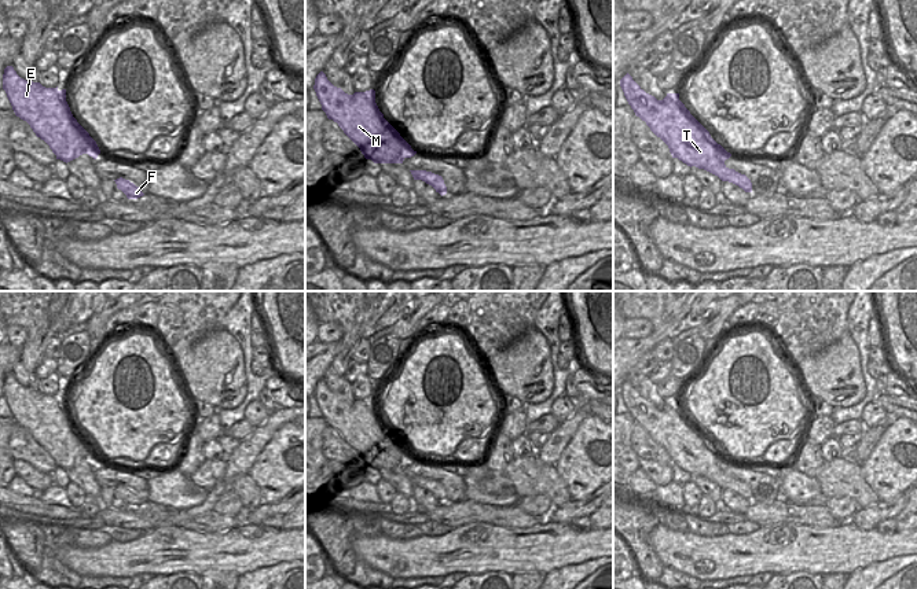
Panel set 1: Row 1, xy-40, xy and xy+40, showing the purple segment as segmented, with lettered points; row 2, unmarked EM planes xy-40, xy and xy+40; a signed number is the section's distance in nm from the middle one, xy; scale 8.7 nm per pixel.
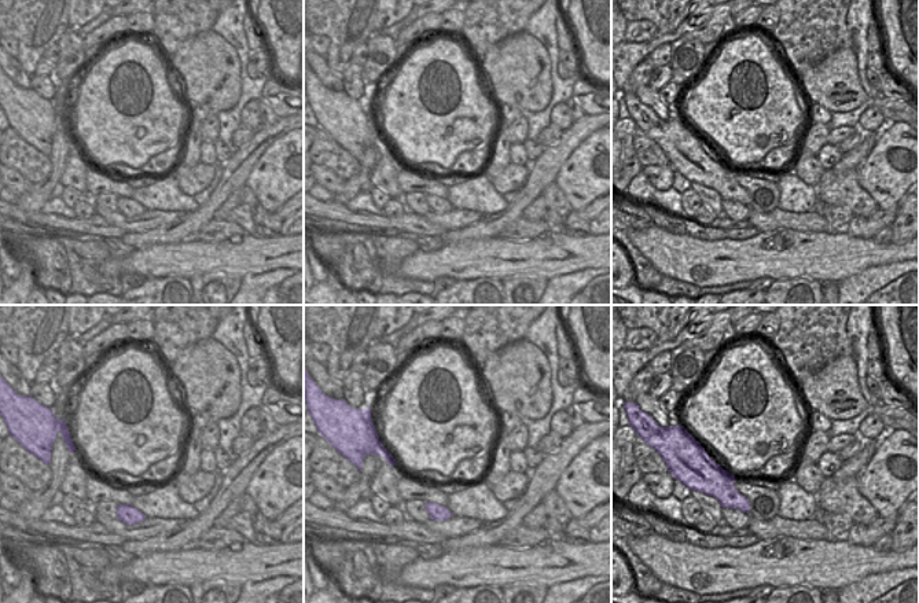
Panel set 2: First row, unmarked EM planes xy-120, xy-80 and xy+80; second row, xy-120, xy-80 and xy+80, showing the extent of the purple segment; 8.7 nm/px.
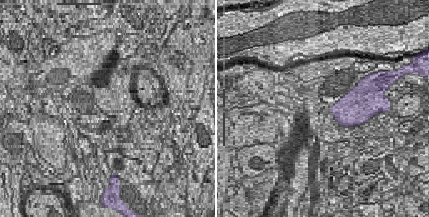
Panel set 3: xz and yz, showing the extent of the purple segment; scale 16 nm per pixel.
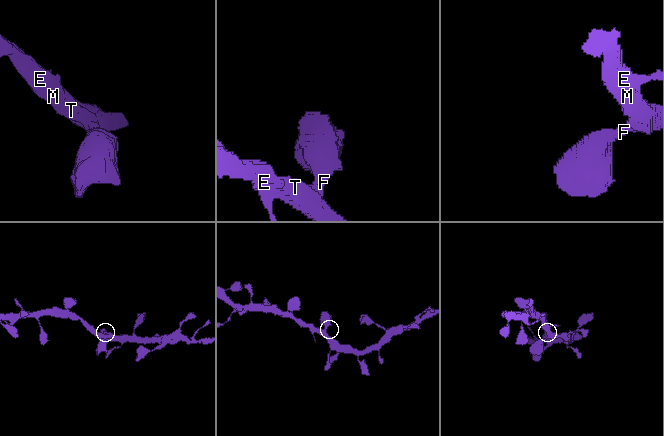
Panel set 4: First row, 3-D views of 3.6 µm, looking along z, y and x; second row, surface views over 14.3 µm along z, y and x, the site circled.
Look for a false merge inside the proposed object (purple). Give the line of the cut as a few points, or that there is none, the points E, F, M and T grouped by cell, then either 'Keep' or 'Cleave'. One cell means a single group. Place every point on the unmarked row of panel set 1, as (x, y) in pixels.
No split. Groups: E F M T. Keep.

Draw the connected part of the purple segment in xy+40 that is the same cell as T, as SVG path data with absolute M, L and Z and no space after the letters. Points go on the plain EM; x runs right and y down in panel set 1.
M628 380L620 387L620 394L635 423L668 453L672 465L678 465L690 475L704 476L722 489L738 493L745 500L752 500L751 487L725 472L731 461L718 452L690 421L679 408L679 401L667 401L663 408L657 408L646 401Z

